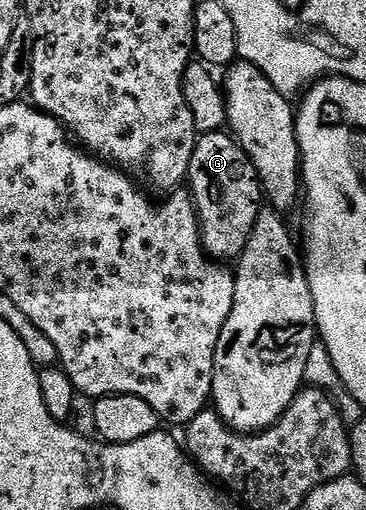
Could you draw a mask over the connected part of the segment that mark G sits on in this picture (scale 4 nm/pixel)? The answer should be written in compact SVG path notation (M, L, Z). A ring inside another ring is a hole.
M224 130L212 131L206 135L198 134L195 153L189 166L187 187L197 209L197 224L201 227L201 243L205 246L205 251L217 261L236 260L247 245L247 237L251 237L251 229L255 229L255 221L263 206L263 192L247 153L243 153L241 144L232 134Z

